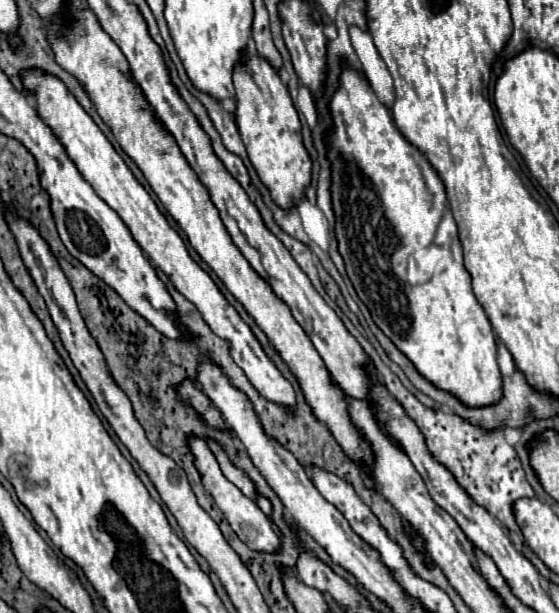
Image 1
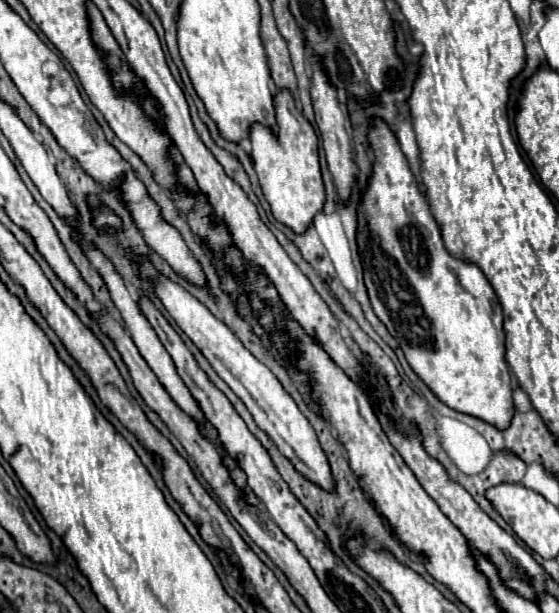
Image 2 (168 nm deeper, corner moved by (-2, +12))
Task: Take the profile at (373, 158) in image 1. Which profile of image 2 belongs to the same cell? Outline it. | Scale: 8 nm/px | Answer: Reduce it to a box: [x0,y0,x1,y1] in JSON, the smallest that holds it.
[356,117,514,425]

